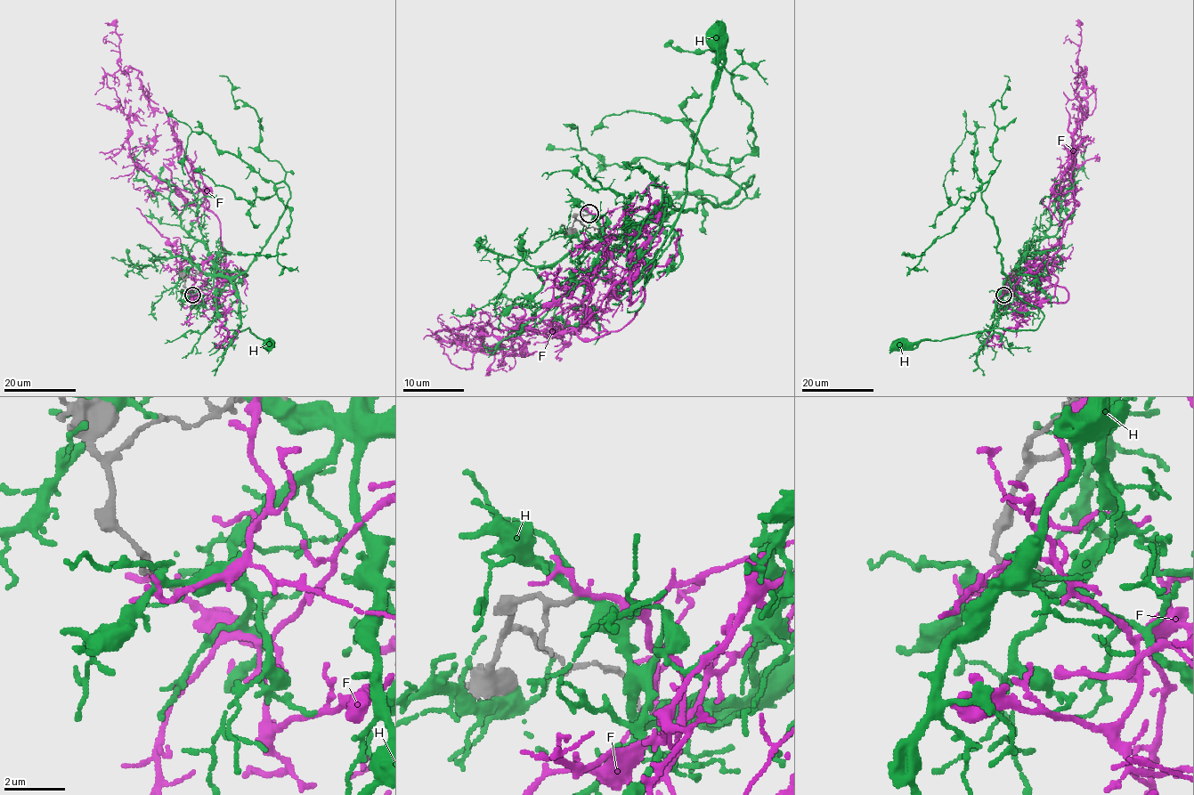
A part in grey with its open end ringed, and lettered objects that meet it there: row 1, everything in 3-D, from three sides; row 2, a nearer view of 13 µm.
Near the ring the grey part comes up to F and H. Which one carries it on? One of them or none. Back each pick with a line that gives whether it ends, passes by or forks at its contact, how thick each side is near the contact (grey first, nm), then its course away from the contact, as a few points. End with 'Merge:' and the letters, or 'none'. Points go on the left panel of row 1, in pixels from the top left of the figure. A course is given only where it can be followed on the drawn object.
Merge: none

